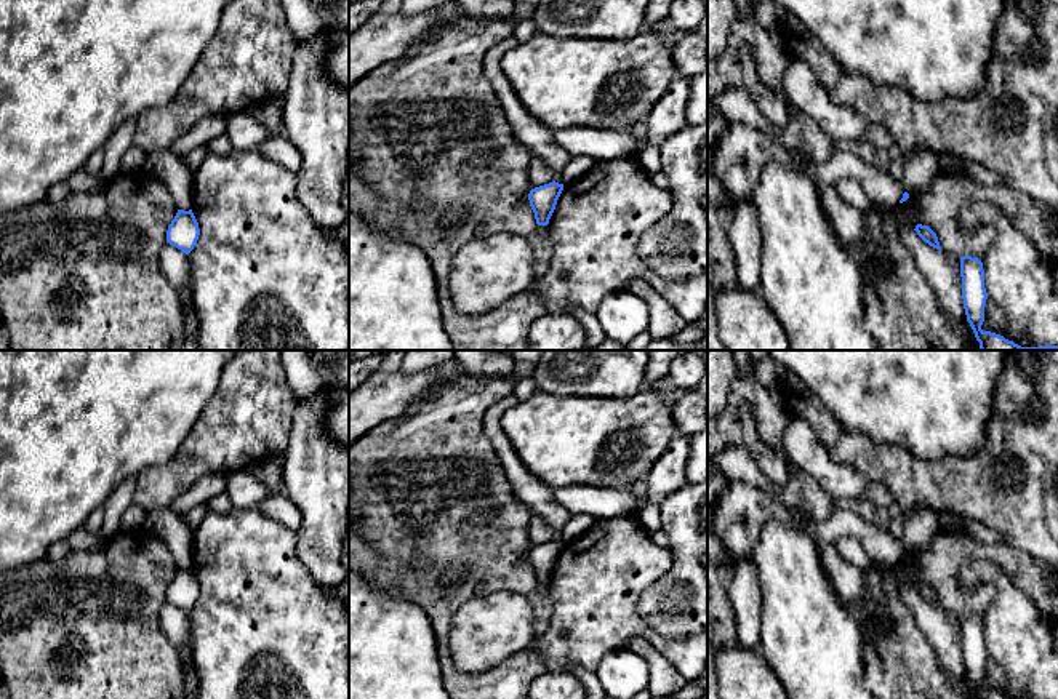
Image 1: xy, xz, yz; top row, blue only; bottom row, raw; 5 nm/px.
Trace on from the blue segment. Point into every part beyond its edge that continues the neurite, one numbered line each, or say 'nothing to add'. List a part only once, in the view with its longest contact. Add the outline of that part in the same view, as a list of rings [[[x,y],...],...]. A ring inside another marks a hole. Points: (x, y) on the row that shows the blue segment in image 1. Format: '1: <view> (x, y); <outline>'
nothing to add

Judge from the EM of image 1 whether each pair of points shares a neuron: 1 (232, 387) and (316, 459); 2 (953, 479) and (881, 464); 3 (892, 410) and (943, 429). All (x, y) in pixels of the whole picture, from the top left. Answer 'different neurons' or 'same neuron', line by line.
1: different neurons
2: same neuron
3: same neuron

